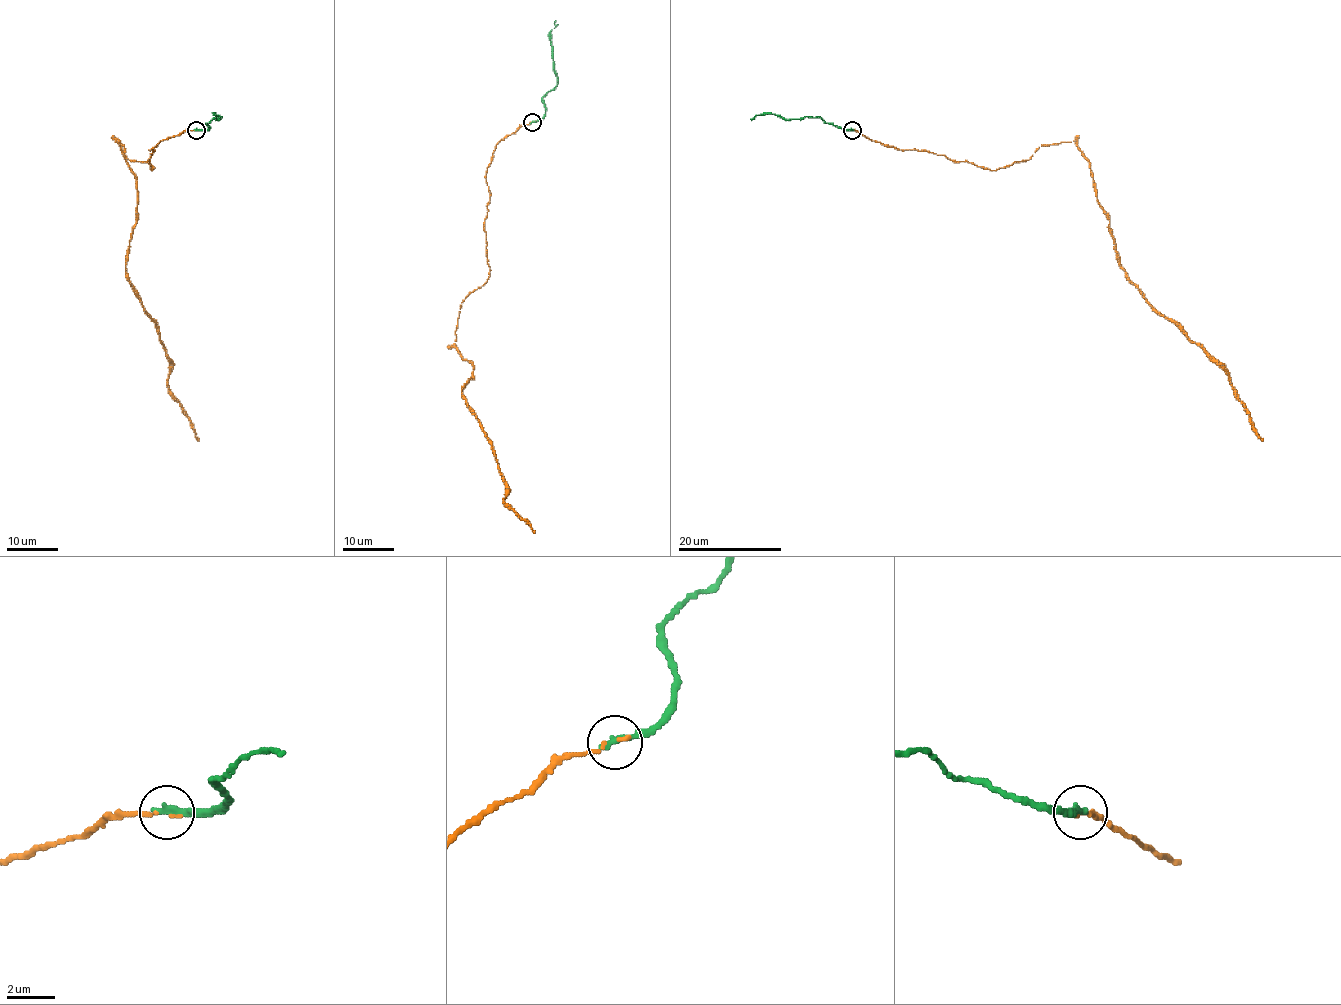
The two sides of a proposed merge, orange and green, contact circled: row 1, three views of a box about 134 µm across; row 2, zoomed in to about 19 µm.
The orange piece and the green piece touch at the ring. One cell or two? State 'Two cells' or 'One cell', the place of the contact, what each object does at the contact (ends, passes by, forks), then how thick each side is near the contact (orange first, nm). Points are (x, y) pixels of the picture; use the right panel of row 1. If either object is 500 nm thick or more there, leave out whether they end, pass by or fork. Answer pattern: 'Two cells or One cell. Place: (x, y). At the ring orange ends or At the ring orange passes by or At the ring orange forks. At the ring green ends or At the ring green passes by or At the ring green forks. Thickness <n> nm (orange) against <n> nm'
One cell. Place: (852, 130). At the ring orange ends. At the ring green ends. Thickness 160 nm (orange) against 360 nm

